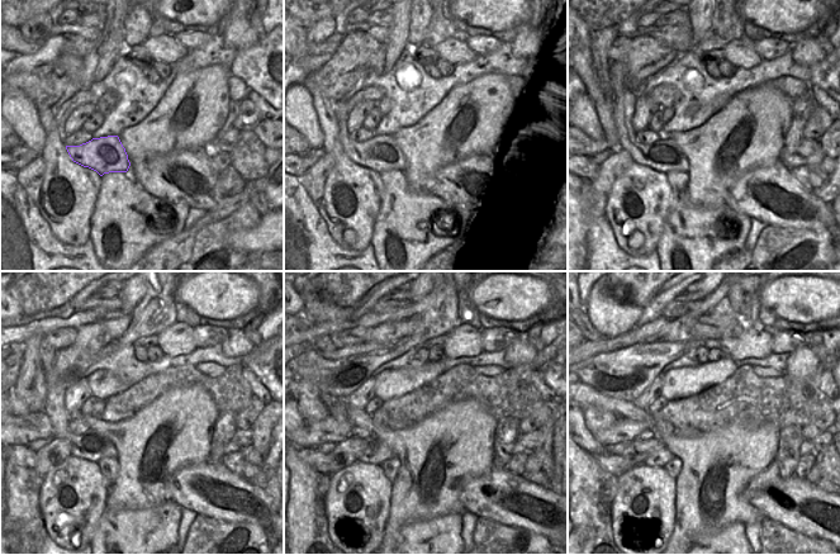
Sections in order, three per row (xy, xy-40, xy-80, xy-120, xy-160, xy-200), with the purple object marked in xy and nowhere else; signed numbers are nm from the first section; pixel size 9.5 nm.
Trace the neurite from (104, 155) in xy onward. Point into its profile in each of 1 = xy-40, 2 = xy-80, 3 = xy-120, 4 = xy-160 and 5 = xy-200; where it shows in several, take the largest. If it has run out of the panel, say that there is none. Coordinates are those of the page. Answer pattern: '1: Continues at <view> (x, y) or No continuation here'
1: Continues at xy-40 (381, 153)
2: Continues at xy-80 (665, 156)
3: Continues at xy-120 (93, 445)
4: Continues at xy-160 (378, 451)
5: Continues at xy-200 (661, 458)

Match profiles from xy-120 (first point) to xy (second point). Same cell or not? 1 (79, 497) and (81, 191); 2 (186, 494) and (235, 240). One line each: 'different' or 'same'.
1: same
2: different

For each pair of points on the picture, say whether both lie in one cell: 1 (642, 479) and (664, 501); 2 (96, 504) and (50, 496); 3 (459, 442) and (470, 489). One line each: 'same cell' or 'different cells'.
1: same cell
2: same cell
3: different cells

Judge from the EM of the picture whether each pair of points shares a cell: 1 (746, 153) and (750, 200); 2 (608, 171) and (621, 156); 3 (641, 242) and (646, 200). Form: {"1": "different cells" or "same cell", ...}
{"1": "different cells", "2": "same cell", "3": "same cell"}

